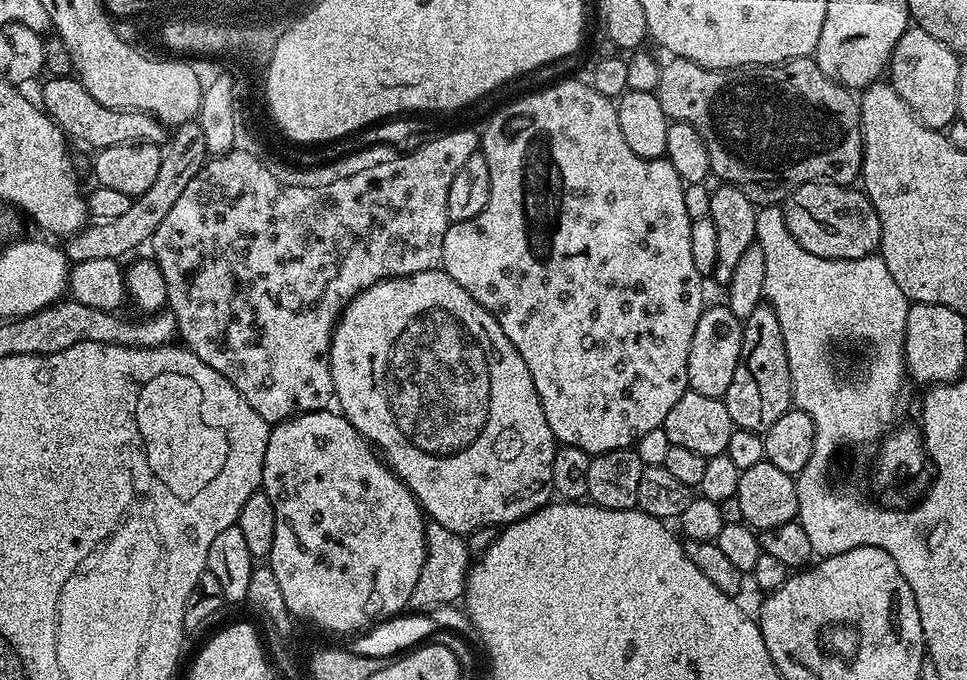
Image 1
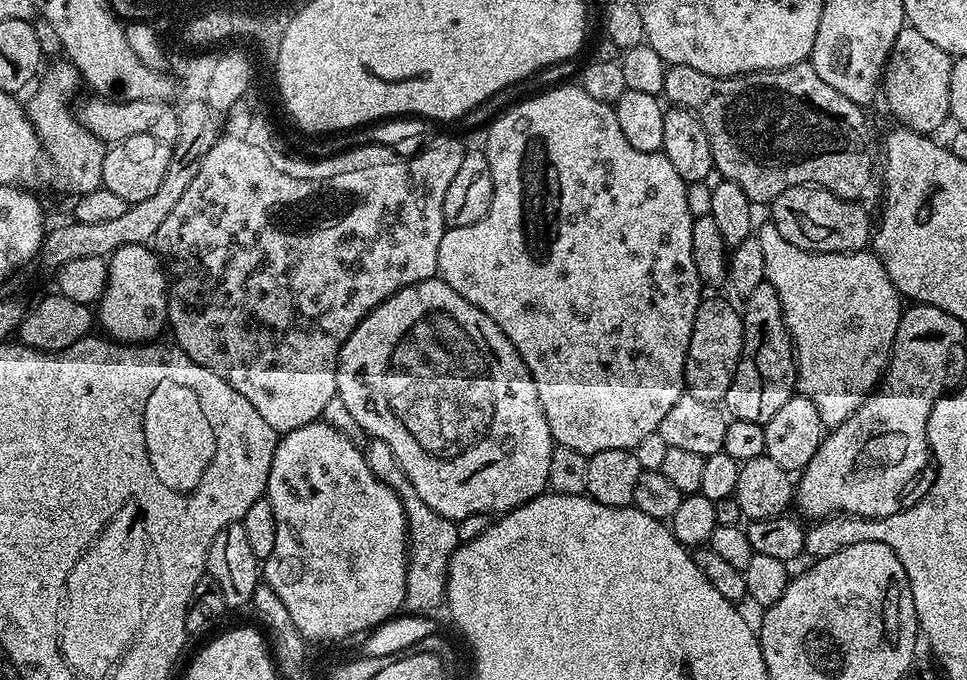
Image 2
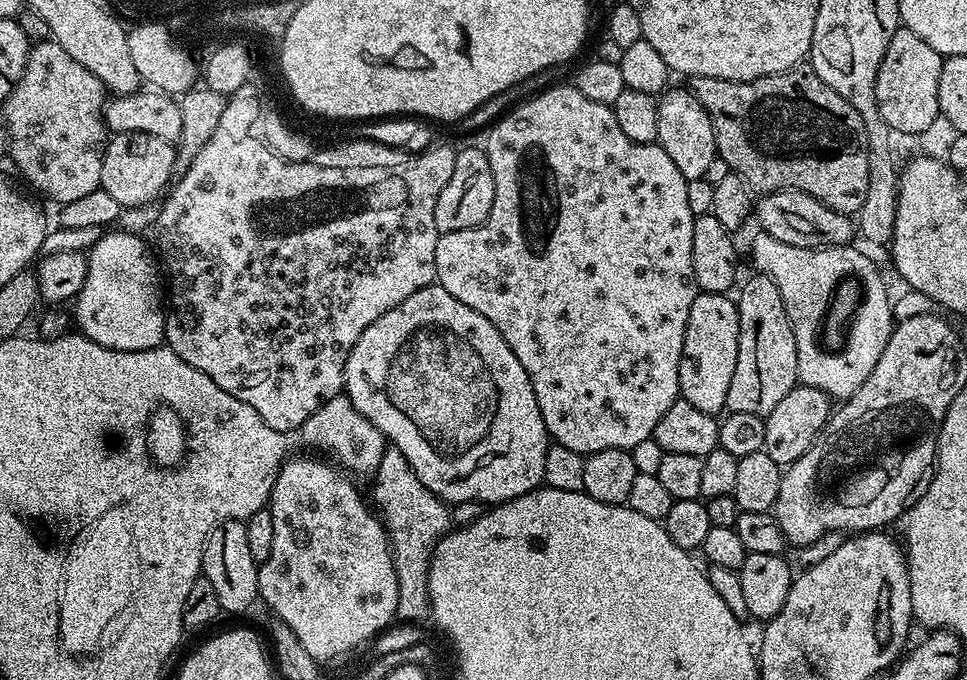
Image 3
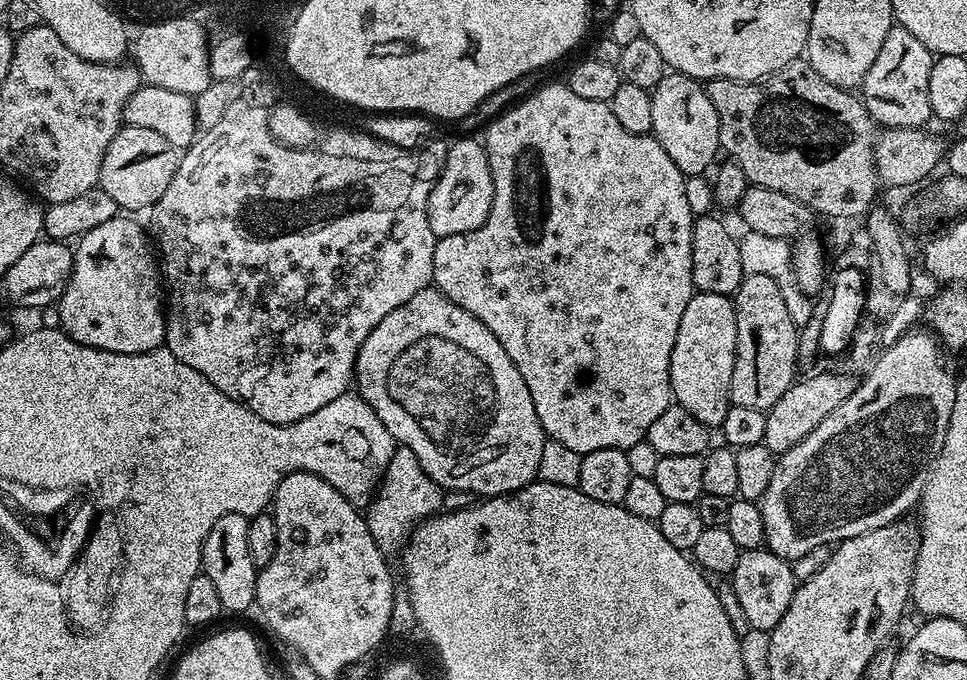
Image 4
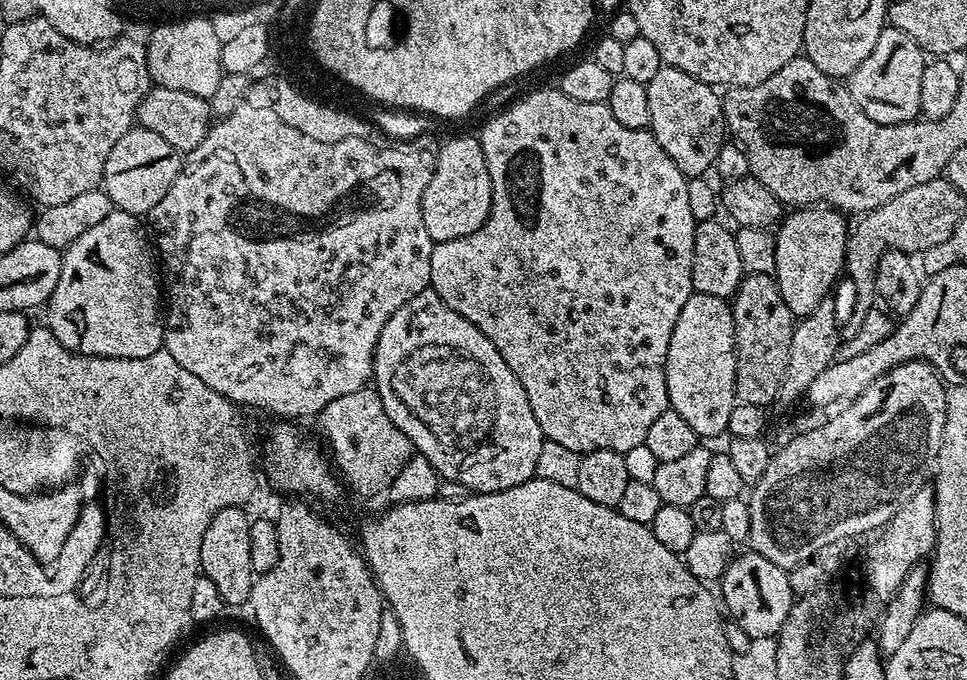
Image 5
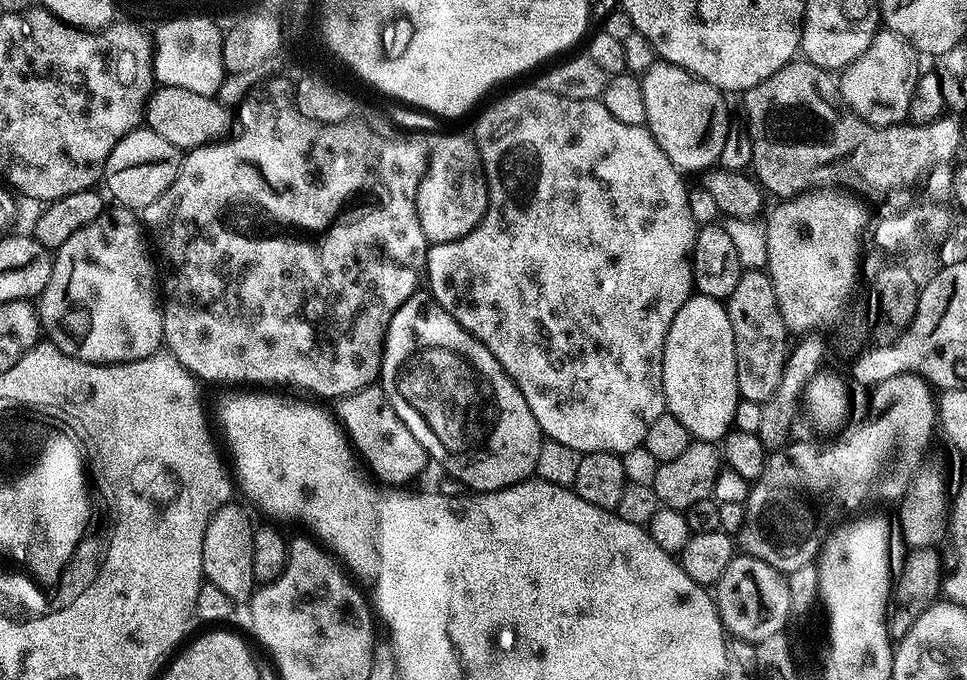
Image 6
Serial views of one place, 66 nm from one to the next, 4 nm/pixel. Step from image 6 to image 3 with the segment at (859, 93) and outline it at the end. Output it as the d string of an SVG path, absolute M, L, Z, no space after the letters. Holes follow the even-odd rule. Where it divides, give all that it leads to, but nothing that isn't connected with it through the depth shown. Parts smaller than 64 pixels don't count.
M902 26L896 31L894 38L890 38L890 46L886 46L882 66L878 66L874 94L878 114L882 118L882 122L886 122L886 126L892 128L893 133L905 132L908 136L916 136L919 132L926 131L935 120L941 119L938 106L938 77L942 75L944 61L945 57L940 56L938 50L934 50L934 46L926 46L926 42L922 42L922 38L918 38L918 34L914 34L914 30Z

